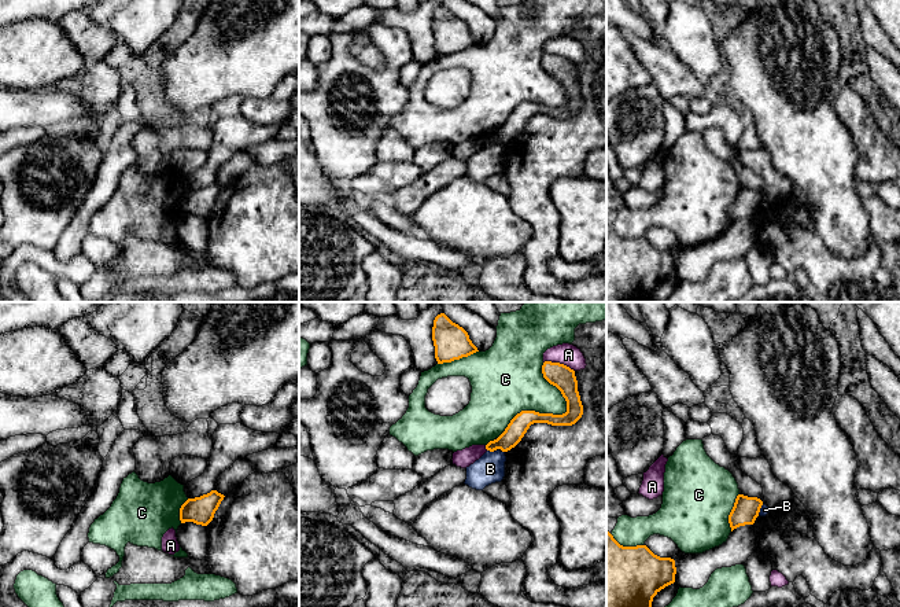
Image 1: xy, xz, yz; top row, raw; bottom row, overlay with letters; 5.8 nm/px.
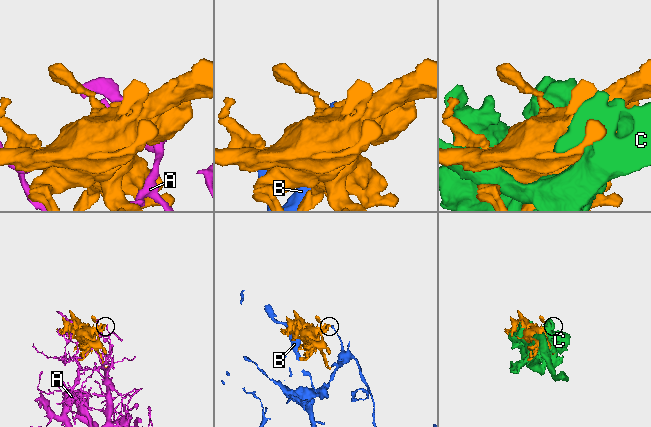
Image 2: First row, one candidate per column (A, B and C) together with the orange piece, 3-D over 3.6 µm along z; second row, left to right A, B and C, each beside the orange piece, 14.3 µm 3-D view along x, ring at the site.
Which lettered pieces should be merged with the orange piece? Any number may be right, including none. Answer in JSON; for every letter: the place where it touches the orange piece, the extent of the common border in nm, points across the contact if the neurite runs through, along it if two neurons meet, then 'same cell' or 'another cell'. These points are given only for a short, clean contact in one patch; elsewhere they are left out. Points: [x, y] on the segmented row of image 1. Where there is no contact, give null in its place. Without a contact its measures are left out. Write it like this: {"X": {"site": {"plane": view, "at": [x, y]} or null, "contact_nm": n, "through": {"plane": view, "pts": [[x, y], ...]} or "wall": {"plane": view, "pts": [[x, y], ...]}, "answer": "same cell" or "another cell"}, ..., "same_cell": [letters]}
{"A": {"site": {"plane": "xz", "at": [559, 363]}, "contact_nm": 190, "answer": "another cell"}, "B": {"site": {"plane": "xz", "at": [490, 451]}, "contact_nm": 40, "wall": {"plane": "xz", "pts": [[487, 449], [493, 452]]}, "answer": "another cell"}, "C": {"site": {"plane": "xz", "at": [552, 414]}, "contact_nm": 550, "answer": "another cell"}, "same_cell": []}

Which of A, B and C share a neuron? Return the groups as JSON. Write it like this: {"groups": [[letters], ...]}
{"groups": [["A"], ["B"], ["C"]]}

